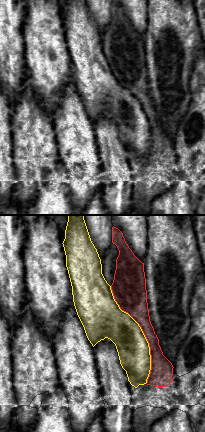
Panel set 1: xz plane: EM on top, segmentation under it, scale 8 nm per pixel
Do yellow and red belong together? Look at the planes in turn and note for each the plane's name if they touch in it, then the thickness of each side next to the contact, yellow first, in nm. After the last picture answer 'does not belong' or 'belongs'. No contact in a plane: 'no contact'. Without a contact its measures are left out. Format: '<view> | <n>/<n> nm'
xz | 260/190 nm

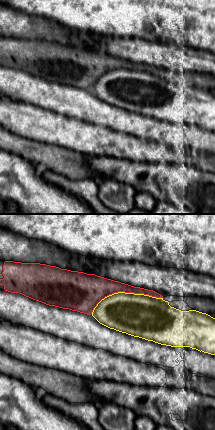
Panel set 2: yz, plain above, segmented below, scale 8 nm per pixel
yz | 340/200 nm

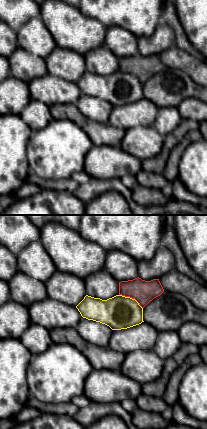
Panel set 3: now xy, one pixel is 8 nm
xy | 280/180 nm

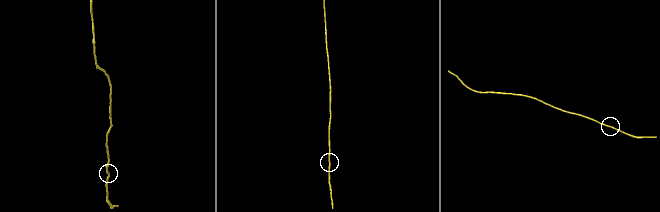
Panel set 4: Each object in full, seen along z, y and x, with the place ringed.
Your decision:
does not belong

